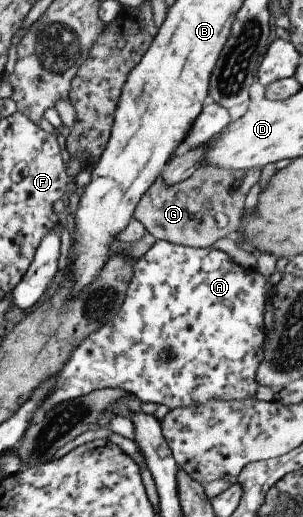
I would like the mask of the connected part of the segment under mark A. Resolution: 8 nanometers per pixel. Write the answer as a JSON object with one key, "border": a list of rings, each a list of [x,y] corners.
{"border":[[[156,240],[135,261],[133,276],[118,313],[72,350],[55,377],[53,388],[39,403],[32,422],[60,402],[104,388],[118,388],[135,395],[141,402],[166,405],[170,410],[208,400],[252,398],[258,386],[255,371],[261,360],[264,301],[271,301],[274,292],[275,287],[269,286],[268,277],[241,267],[225,252]]]}

